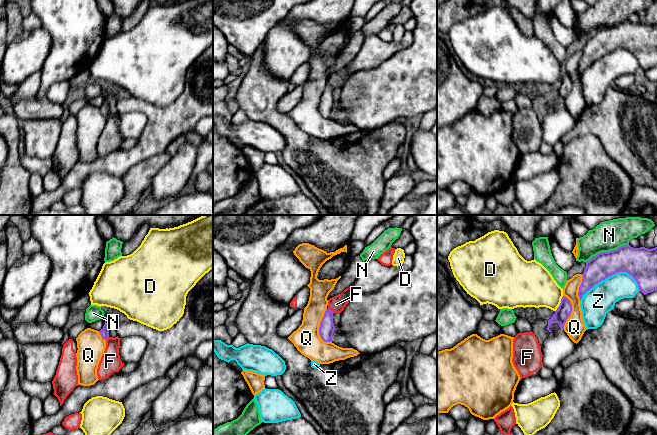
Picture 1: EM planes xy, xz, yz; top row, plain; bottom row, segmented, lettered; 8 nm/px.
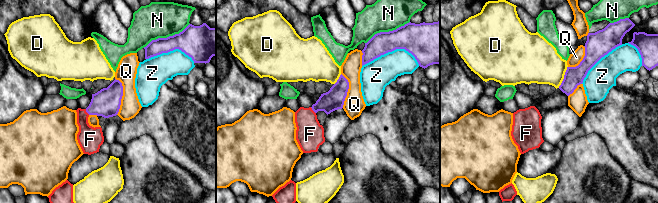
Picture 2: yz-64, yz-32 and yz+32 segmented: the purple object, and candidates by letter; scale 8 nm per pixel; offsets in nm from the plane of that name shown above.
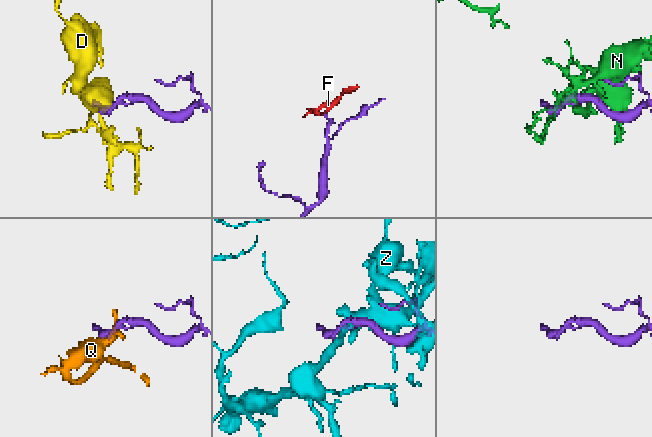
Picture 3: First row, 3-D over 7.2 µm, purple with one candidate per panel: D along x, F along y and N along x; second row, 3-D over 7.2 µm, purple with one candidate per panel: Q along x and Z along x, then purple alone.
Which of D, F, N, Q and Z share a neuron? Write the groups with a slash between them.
D / F / N / Q / Z

